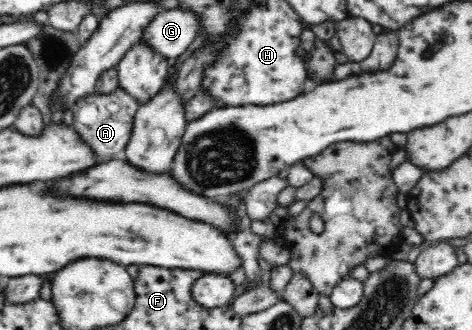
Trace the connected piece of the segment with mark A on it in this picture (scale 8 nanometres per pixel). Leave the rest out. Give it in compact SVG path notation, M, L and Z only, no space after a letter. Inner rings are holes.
M120 88L108 95L92 94L79 100L73 107L73 128L98 163L108 162L109 160L122 157L131 137L132 122L138 108L139 105L136 103L135 98L126 95L126 92Z

